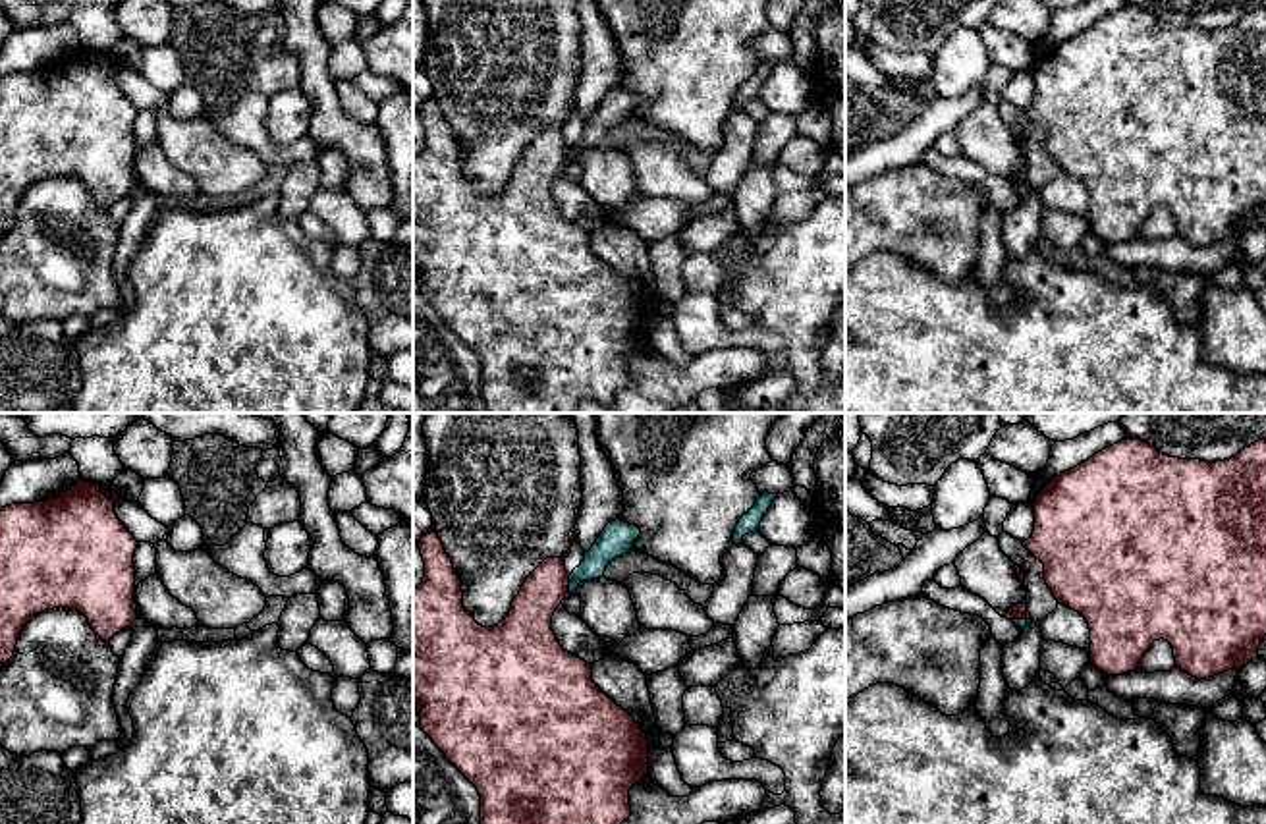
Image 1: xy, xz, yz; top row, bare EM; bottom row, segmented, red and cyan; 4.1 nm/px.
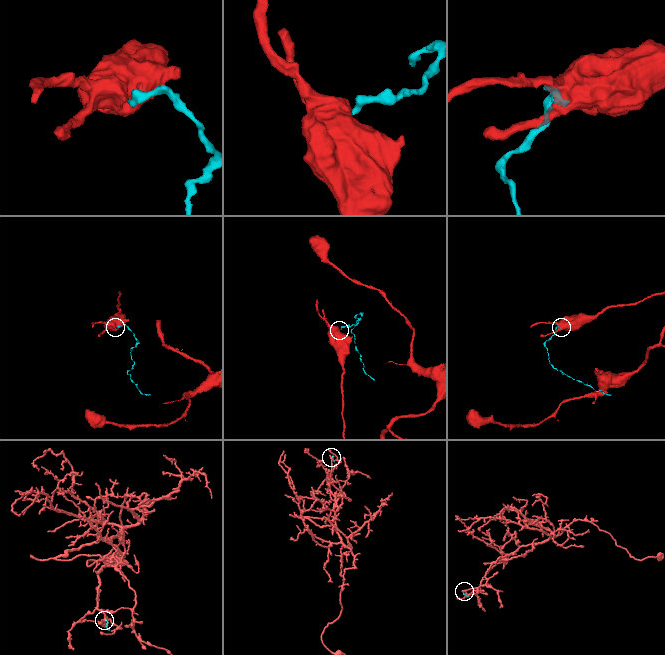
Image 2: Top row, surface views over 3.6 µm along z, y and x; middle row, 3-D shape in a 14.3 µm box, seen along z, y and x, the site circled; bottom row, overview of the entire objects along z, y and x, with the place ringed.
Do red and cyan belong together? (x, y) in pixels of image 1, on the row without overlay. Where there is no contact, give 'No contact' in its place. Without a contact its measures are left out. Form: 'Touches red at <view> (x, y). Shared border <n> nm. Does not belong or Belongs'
Touches red at xz (568, 151). Shared border 70 nm. Belongs

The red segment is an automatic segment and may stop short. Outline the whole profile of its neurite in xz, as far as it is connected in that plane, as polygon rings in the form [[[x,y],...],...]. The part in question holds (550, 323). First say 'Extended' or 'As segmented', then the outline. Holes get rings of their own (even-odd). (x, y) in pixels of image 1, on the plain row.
Extended. [[[625,89],[608,91],[571,143],[562,125],[546,125],[494,195],[479,193],[463,176],[459,143],[438,102],[428,98],[419,110],[425,145],[413,158],[413,270],[421,282],[421,297],[477,355],[488,413],[577,413],[587,398],[612,409],[616,396],[631,384],[629,357],[648,342],[647,301],[600,259],[592,249],[592,233],[560,214],[552,183],[583,149],[602,145],[614,125],[633,118],[639,102],[641,96]]]

